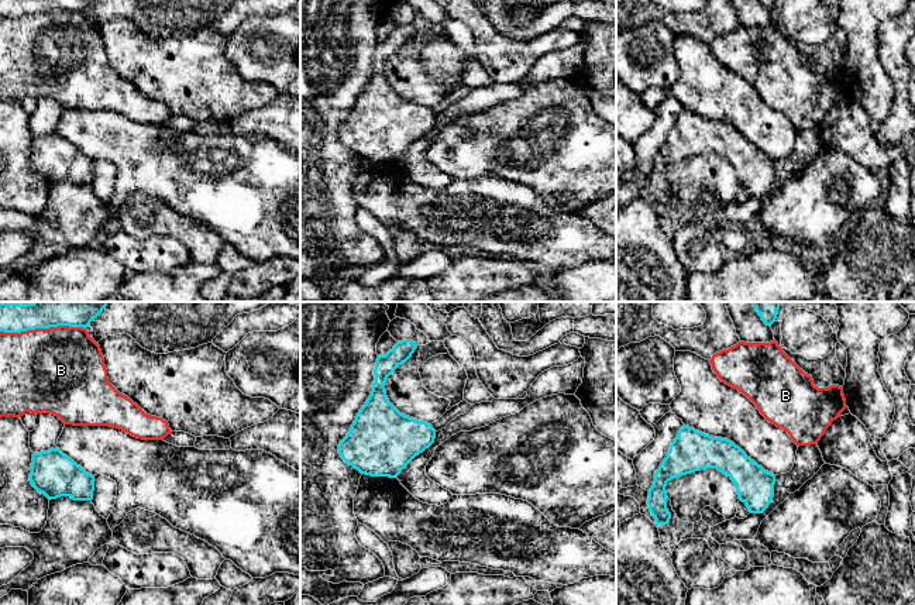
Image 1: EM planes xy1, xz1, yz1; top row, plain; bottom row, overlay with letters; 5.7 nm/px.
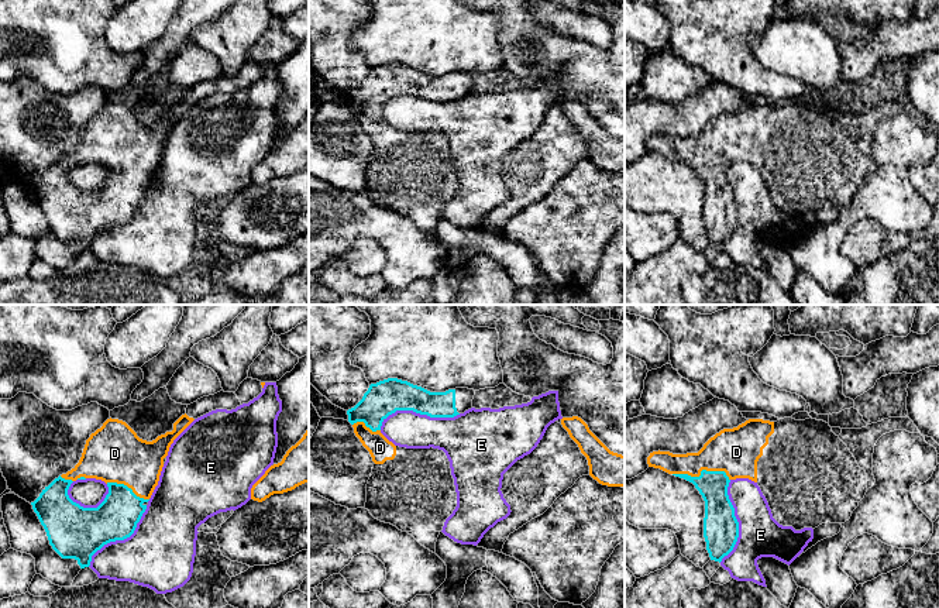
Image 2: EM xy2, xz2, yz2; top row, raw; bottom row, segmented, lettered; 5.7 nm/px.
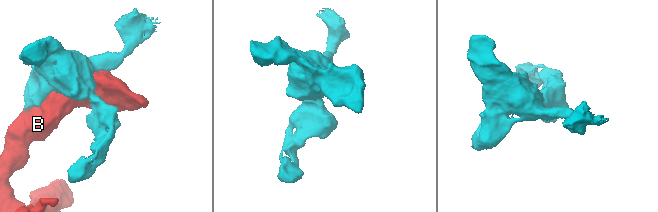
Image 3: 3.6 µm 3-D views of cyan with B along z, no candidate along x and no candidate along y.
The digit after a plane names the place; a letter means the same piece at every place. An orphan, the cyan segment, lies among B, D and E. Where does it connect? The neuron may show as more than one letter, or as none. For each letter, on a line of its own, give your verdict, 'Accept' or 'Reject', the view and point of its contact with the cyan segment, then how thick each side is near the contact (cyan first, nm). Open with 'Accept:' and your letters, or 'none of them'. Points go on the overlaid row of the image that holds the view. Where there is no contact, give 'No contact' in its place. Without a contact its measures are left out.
Accept: D
B: Reject. Touches cyan at xy1 (43, 327). Thickness 280 nm (cyan) against 480 nm
D: Accept. Touches cyan at yz2 (702, 470). Thickness 170 nm (cyan) against 260 nm
E: Reject. Touches cyan at xz2 (418, 412). Thickness 200 nm (cyan) against 220 nm

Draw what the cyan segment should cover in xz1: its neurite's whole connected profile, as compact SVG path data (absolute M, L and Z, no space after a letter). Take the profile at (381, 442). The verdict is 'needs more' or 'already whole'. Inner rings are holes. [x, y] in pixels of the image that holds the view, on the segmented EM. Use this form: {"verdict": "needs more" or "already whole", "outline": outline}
{"verdict": "already whole", "outline": "M402 340L385 355L378 355L371 395L338 444L340 457L361 474L396 478L416 456L434 443L433 426L400 413L385 391L388 377L416 348L413 340Z"}

